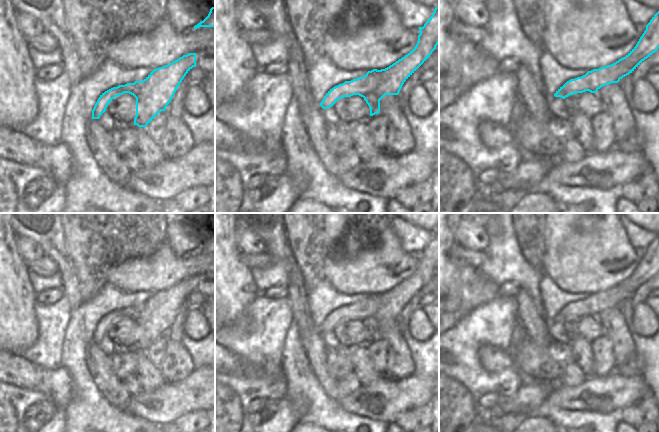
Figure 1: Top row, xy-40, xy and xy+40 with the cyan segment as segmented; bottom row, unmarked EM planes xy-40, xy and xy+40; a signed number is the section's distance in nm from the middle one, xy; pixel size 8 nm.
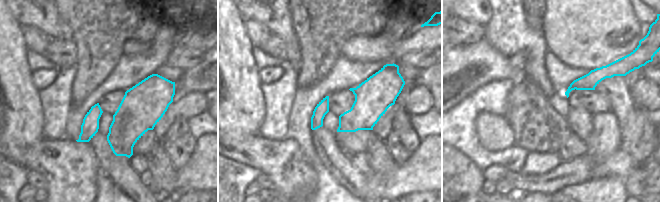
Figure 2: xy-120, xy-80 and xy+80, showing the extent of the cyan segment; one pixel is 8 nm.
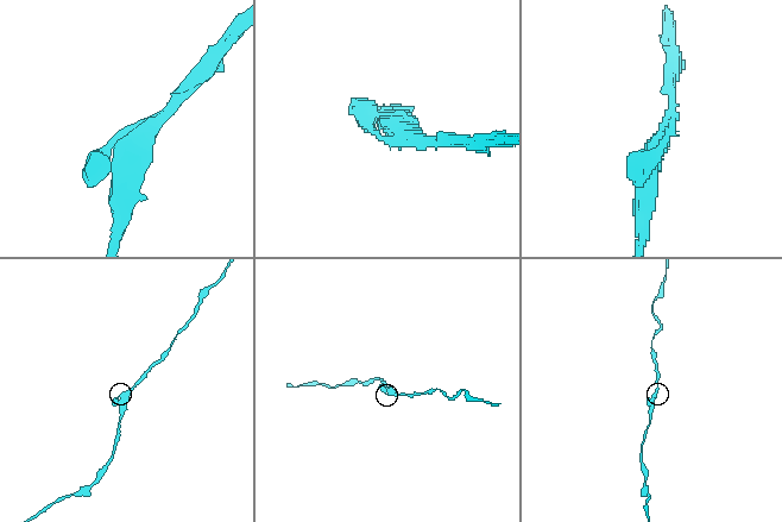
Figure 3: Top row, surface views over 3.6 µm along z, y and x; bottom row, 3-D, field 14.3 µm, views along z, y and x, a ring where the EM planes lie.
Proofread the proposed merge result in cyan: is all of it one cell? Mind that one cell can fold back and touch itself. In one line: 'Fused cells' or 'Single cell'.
Fused cells.

